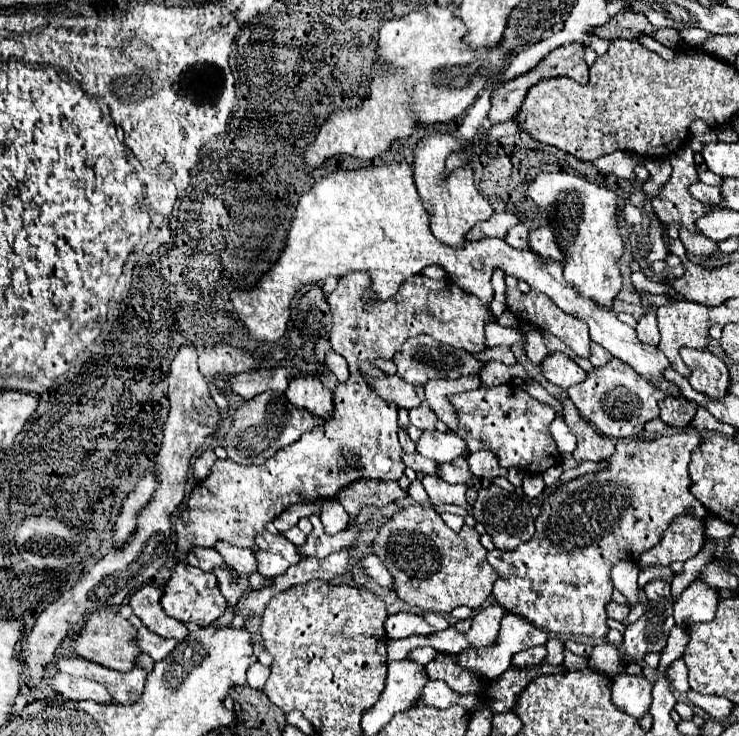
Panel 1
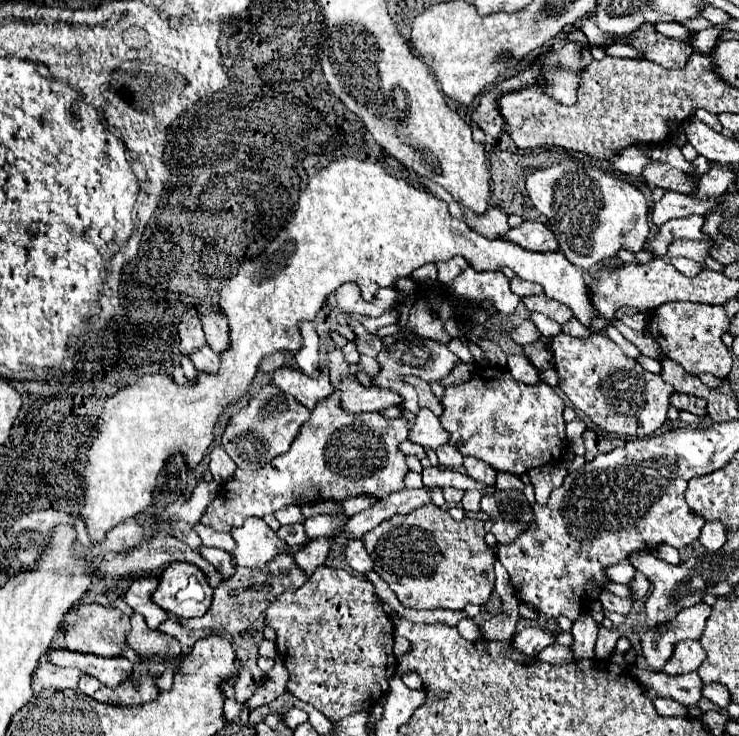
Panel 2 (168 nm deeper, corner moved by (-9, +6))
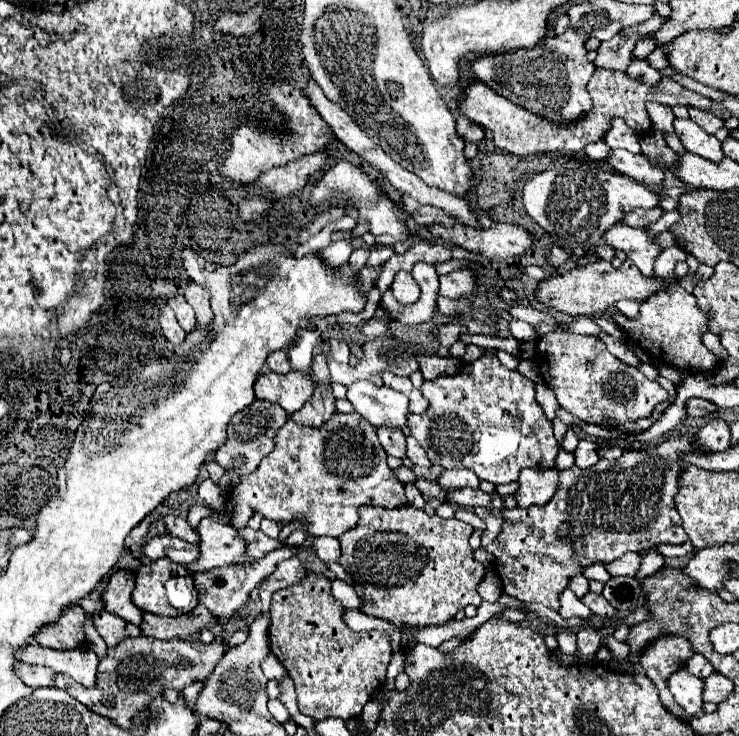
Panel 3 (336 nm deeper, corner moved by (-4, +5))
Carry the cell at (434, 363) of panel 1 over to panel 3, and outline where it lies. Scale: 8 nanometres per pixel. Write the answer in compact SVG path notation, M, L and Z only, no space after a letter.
M385 334L383 338L373 338L373 344L365 344L363 352L365 352L365 358L357 366L353 366L353 368L349 364L339 364L331 356L327 356L327 360L329 360L329 372L331 372L331 382L339 382L339 384L349 386L349 384L353 384L357 380L369 380L375 386L383 386L383 380L381 380L383 372L389 370L389 372L393 372L397 376L409 376L411 372L419 370L417 356L423 354L421 352L421 344L405 342L405 340L399 340L399 338L389 336L389 334Z

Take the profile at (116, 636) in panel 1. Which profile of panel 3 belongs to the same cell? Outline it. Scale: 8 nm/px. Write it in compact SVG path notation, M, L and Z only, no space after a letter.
M73 604L65 608L65 612L61 614L61 620L57 620L51 626L41 628L35 640L41 646L59 648L59 650L81 648L87 644L83 626L85 626L85 610L79 604Z

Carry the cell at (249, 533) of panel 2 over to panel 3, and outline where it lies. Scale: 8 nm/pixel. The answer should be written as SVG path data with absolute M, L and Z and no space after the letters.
M203 518L197 528L197 534L201 536L201 556L197 562L187 566L189 574L205 572L217 566L231 566L241 556L245 556L245 540L241 540L237 532L239 530L233 526L219 524L211 518Z

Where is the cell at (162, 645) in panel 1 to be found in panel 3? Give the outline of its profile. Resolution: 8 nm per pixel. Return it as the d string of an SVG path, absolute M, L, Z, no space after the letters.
M99 612L99 614L93 614L93 624L97 626L97 632L103 636L103 640L107 642L109 648L113 648L113 644L119 644L121 640L129 638L125 626L127 622L113 616L111 612Z

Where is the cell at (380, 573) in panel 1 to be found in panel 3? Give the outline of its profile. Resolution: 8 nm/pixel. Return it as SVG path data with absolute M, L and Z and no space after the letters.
M317 538L315 540L315 550L317 550L317 556L323 560L323 562L339 562L341 558L341 544L337 538Z

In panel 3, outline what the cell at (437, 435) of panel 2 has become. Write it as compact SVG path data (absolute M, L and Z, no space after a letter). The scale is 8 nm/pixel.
M361 380L349 386L347 400L373 426L383 428L405 428L409 416L409 398L387 386L377 388L375 384Z

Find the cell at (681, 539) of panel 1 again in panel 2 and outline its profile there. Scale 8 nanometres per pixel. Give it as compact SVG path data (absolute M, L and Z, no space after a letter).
M634 573L634 577L632 577L632 581L628 583L628 587L630 587L630 591L632 591L632 601L638 601L638 599L642 599L642 597L646 597L646 593L648 593L648 587L650 587L650 581L642 575L642 573Z

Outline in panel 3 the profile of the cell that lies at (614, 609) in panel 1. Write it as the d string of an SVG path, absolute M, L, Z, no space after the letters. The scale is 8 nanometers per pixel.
M589 592L589 594L585 594L583 598L581 598L581 602L585 604L585 606L589 606L597 616L601 616L601 618L613 618L613 616L617 616L617 610L603 598L603 594L593 594L593 592Z

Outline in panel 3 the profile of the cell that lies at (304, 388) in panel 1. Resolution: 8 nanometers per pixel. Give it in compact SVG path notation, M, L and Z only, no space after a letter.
M297 370L287 374L265 372L255 382L257 398L275 402L289 414L297 412L309 400L309 396L313 396L313 388L317 388L317 384L313 384L313 376L301 374Z

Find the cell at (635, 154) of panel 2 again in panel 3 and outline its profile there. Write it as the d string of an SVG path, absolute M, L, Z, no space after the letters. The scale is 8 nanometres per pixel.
M593 142L593 144L589 144L589 146L585 148L585 152L587 152L593 160L607 162L607 158L611 156L611 152L613 152L613 150L609 150L609 148L605 146L605 142Z

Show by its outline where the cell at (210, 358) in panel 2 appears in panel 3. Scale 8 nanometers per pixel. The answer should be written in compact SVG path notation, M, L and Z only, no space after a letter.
M165 306L163 308L163 312L161 312L161 318L159 318L159 324L161 324L161 330L163 330L163 334L165 334L165 338L175 346L175 344L183 344L183 340L185 340L185 330L177 324L177 320L175 320L175 314L173 314L173 310L169 308L169 306Z

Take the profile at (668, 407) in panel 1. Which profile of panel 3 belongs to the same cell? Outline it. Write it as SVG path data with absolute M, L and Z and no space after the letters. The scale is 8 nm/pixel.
M689 398L685 404L685 410L687 410L687 416L709 416L717 410L717 406L703 398Z

